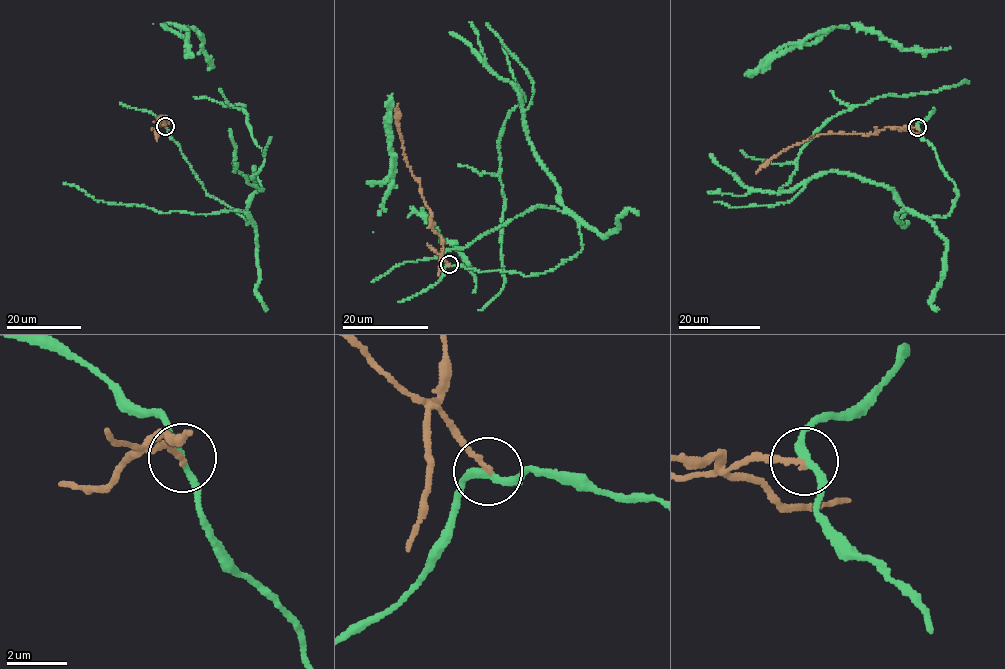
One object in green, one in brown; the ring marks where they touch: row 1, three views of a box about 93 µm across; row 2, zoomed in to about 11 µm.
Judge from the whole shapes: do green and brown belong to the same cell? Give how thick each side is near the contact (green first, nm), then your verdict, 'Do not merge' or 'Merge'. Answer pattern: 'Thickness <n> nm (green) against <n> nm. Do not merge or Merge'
Thickness 220 nm (green) against 150 nm. Do not merge

